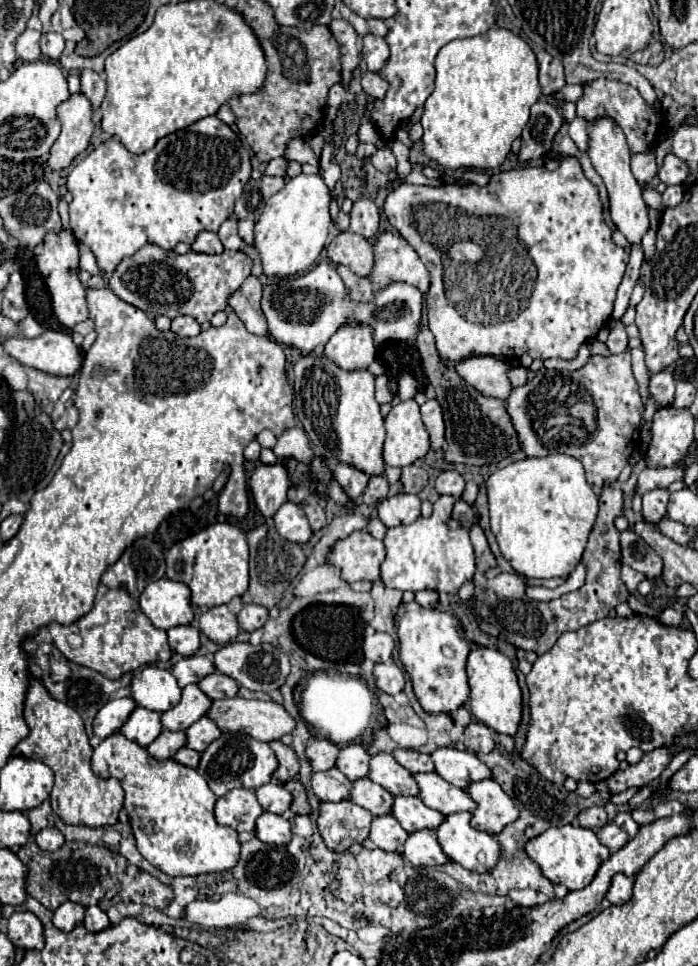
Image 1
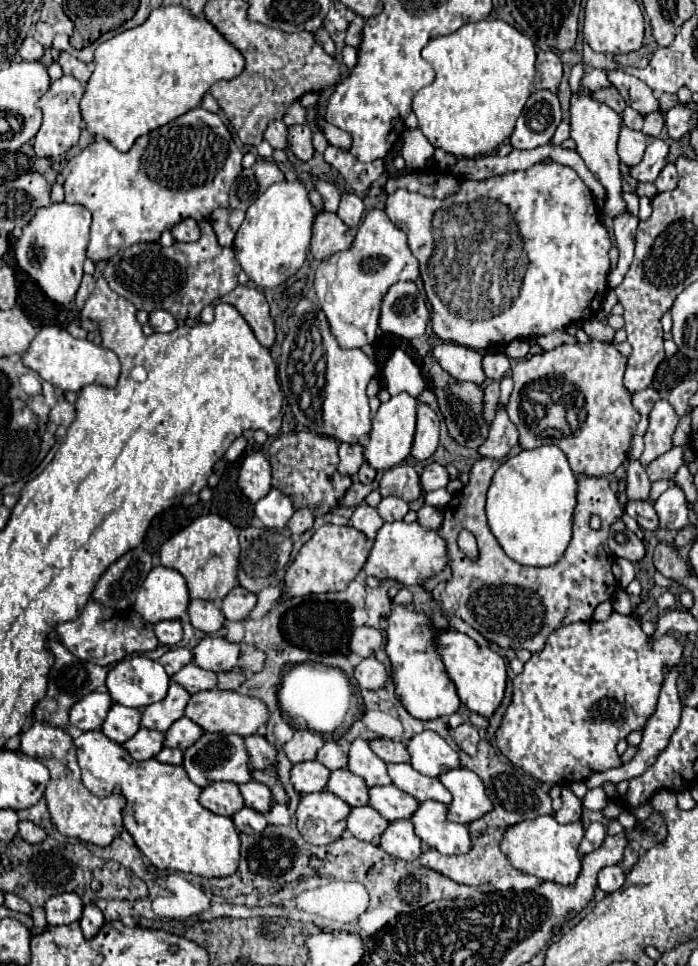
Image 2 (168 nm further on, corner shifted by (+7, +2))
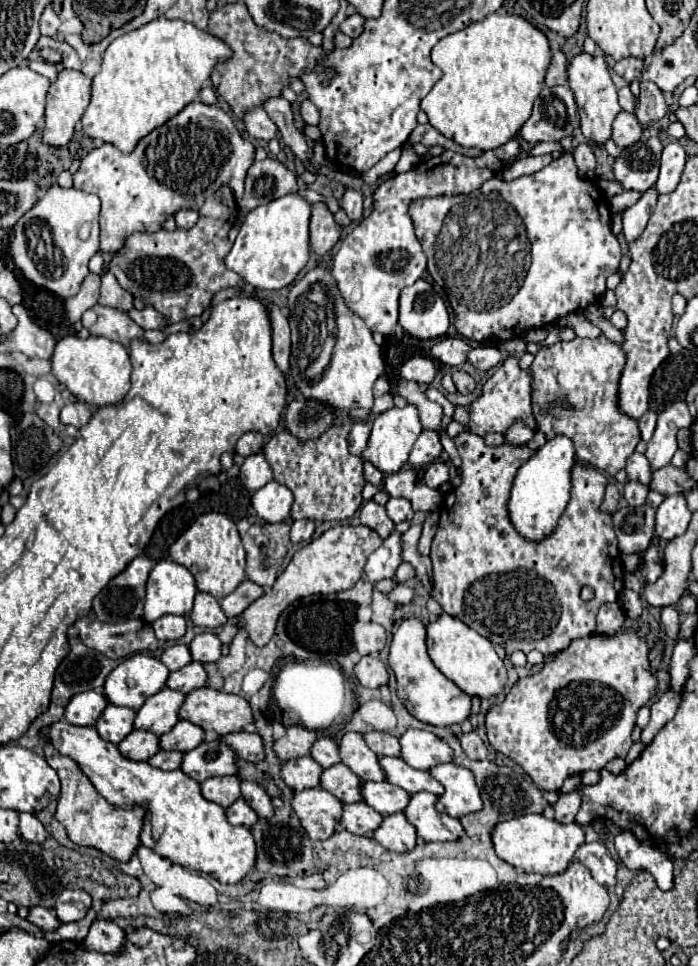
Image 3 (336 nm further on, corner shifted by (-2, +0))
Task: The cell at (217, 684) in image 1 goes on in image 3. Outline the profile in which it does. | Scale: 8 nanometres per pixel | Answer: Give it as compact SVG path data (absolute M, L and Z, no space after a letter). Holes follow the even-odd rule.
M190 662L188 666L184 666L176 672L170 672L168 682L166 682L168 688L180 690L184 694L198 690L198 688L204 688L206 684L208 684L208 674L200 662Z

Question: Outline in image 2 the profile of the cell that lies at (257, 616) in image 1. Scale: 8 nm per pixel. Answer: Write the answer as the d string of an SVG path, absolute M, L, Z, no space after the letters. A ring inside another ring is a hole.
M235 586L221 602L221 612L227 620L245 620L253 606L257 604L257 596L241 586Z

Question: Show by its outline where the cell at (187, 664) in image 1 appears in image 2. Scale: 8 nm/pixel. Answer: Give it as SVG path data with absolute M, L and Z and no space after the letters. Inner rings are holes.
M177 646L175 650L167 650L167 652L159 658L159 664L165 668L165 672L167 672L169 676L173 676L175 672L179 672L179 670L181 670L185 664L189 664L191 660L193 660L191 650Z

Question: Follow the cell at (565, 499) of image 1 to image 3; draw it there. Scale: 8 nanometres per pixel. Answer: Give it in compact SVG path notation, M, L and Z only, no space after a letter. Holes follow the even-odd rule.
M556 436L538 448L528 462L524 462L512 482L508 500L508 518L524 540L542 542L558 528L558 518L566 510L572 486L572 468L576 464L574 444L566 436Z

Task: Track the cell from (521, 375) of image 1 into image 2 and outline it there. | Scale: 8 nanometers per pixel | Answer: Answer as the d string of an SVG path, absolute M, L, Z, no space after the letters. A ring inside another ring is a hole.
M485 354L483 356L483 372L491 380L501 380L509 370L509 360L505 354Z

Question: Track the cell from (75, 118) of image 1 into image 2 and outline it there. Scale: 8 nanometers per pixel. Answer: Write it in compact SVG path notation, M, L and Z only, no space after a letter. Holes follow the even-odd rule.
M61 76L59 80L51 82L49 90L39 98L37 106L43 112L43 124L33 140L33 150L41 158L57 158L65 154L73 144L77 144L81 134L81 112L79 112L79 100L83 96L83 84L73 76Z

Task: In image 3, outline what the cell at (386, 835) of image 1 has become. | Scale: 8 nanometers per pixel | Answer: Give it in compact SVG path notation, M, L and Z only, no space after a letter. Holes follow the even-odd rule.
M356 802L356 804L346 804L344 806L344 814L340 824L344 826L344 830L358 834L358 836L368 836L372 838L374 830L382 824L382 814L378 814L374 808L366 806L364 802Z

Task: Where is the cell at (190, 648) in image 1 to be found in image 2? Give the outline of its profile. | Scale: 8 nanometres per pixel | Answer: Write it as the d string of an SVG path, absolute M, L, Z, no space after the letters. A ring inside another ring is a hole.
M163 620L163 622L157 622L153 626L155 630L155 636L161 644L165 646L175 646L181 636L183 636L183 628L181 628L181 622L179 620Z

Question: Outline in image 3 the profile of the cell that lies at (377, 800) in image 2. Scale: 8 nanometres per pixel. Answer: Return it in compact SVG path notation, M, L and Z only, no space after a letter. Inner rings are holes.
M364 782L362 796L364 802L382 816L398 814L406 808L406 802L410 802L410 794L390 782Z

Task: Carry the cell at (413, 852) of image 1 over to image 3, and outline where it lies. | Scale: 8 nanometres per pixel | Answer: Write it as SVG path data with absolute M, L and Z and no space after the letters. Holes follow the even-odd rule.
M404 812L386 816L380 828L374 832L374 840L392 852L410 852L418 844L418 834L410 826Z

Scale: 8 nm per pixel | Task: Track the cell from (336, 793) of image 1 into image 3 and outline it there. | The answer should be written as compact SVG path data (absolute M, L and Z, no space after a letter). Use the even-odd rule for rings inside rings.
M304 756L298 760L290 760L282 768L282 778L292 790L306 790L306 788L318 788L320 786L320 776L322 776L322 766L314 762L314 758Z

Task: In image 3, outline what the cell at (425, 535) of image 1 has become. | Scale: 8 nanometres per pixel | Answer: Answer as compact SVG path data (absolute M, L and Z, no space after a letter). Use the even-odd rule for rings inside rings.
M392 532L382 542L382 546L368 558L364 574L370 578L370 582L392 578L400 564L402 564L402 534Z

